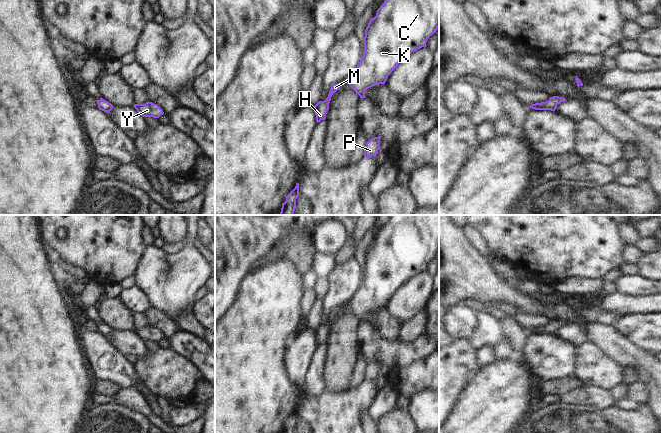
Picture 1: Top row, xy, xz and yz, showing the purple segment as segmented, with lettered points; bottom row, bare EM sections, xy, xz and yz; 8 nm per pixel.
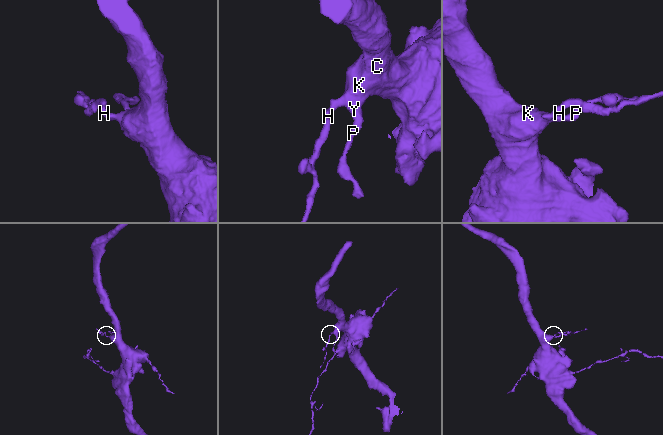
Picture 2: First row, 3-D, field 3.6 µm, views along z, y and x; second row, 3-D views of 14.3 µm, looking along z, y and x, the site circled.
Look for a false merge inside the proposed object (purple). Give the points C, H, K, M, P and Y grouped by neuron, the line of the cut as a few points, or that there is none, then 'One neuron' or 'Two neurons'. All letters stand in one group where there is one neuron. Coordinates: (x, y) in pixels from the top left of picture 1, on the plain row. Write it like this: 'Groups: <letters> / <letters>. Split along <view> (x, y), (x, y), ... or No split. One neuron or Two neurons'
Groups: C H K M P Y. No split. One neuron

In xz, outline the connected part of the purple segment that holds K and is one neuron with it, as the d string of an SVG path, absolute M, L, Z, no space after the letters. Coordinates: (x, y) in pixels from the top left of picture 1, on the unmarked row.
M390 215L387 223L384 225L384 227L380 230L380 232L377 234L376 240L374 242L371 242L368 250L365 254L365 261L364 261L364 276L362 283L360 284L357 291L354 293L354 295L351 297L350 300L347 301L347 305L349 309L353 312L353 314L360 320L360 322L366 322L365 321L365 315L375 309L379 308L385 308L388 300L392 297L392 295L398 290L398 288L406 282L409 278L412 276L422 272L426 271L426 267L428 262L436 257L436 254L439 252L439 215Z

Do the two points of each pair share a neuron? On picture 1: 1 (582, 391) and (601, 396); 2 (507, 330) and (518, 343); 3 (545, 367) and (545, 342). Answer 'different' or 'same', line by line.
1: same
2: same
3: same

